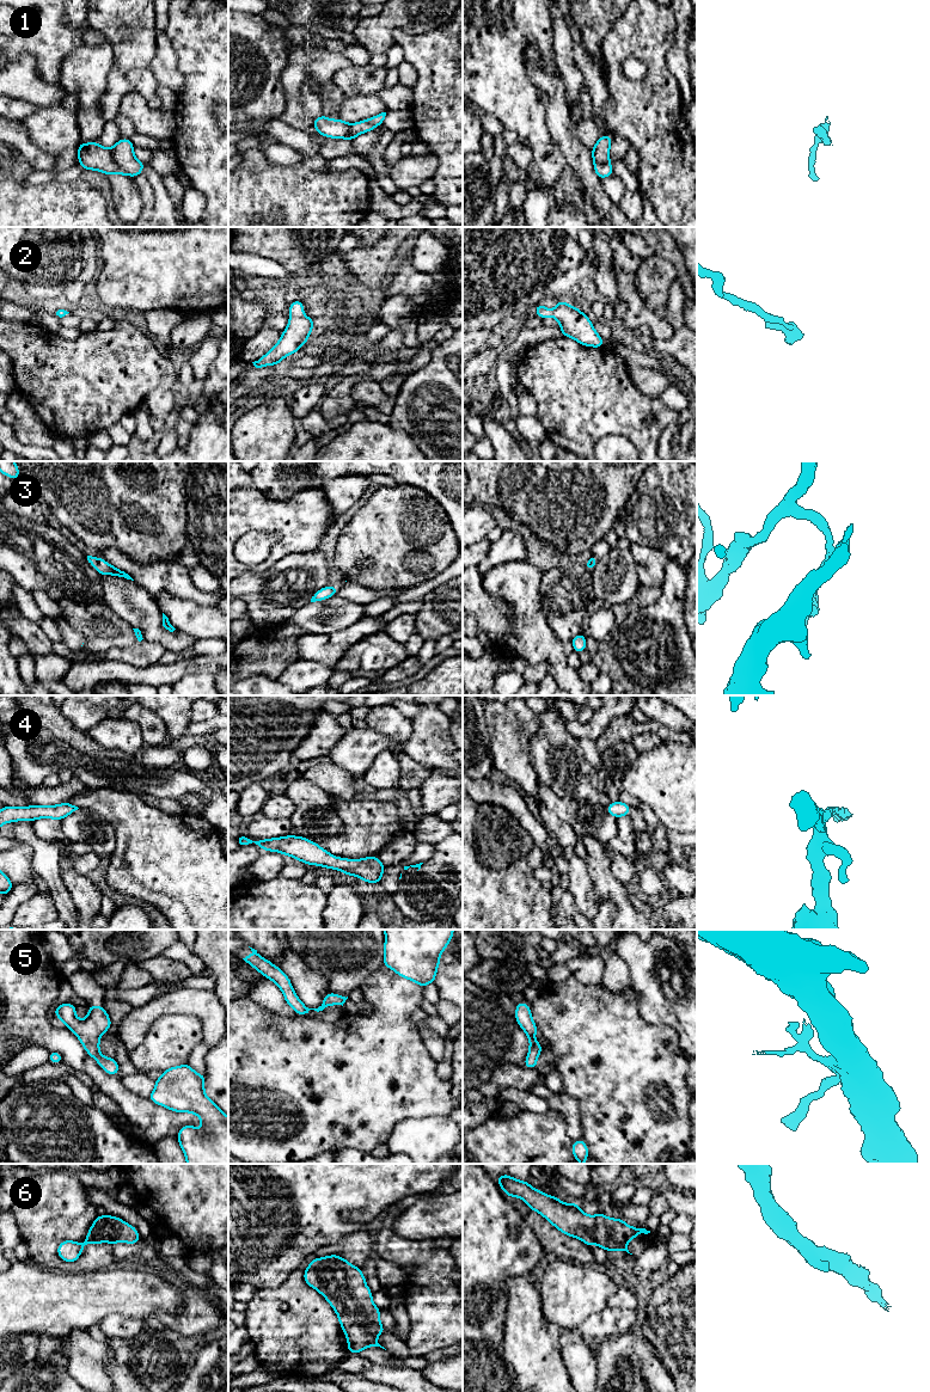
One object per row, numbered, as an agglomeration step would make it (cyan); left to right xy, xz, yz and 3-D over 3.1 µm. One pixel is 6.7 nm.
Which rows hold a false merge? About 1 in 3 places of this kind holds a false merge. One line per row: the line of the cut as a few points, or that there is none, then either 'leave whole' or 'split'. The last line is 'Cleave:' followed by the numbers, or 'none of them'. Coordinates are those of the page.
1: xy (110, 149), (111, 158), (129, 175) | split
2: no cut | leave whole
3: no cut | leave whole
4: no cut | leave whole
5: no cut | leave whole
6: no cut | leave whole
Cleave: 1

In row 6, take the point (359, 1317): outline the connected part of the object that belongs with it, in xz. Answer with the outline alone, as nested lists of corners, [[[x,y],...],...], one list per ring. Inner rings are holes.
[[[331,1255],[310,1262],[304,1274],[306,1284],[318,1290],[332,1306],[348,1339],[348,1351],[357,1354],[368,1347],[381,1347],[377,1337],[386,1330],[380,1324],[380,1310],[372,1300],[372,1290],[366,1286],[362,1269],[350,1264],[344,1258]],[[385,1349],[386,1350],[386,1349]]]

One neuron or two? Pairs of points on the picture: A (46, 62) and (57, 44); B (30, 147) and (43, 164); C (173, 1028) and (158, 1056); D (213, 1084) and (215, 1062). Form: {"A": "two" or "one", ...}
{"A": "one", "B": "one", "C": "one", "D": "one"}

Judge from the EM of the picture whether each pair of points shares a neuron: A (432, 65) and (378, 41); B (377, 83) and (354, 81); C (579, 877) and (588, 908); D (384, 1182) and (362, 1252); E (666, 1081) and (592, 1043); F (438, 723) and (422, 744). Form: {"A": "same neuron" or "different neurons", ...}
{"A": "different neurons", "B": "same neuron", "C": "same neuron", "D": "different neurons", "E": "same neuron", "F": "same neuron"}

